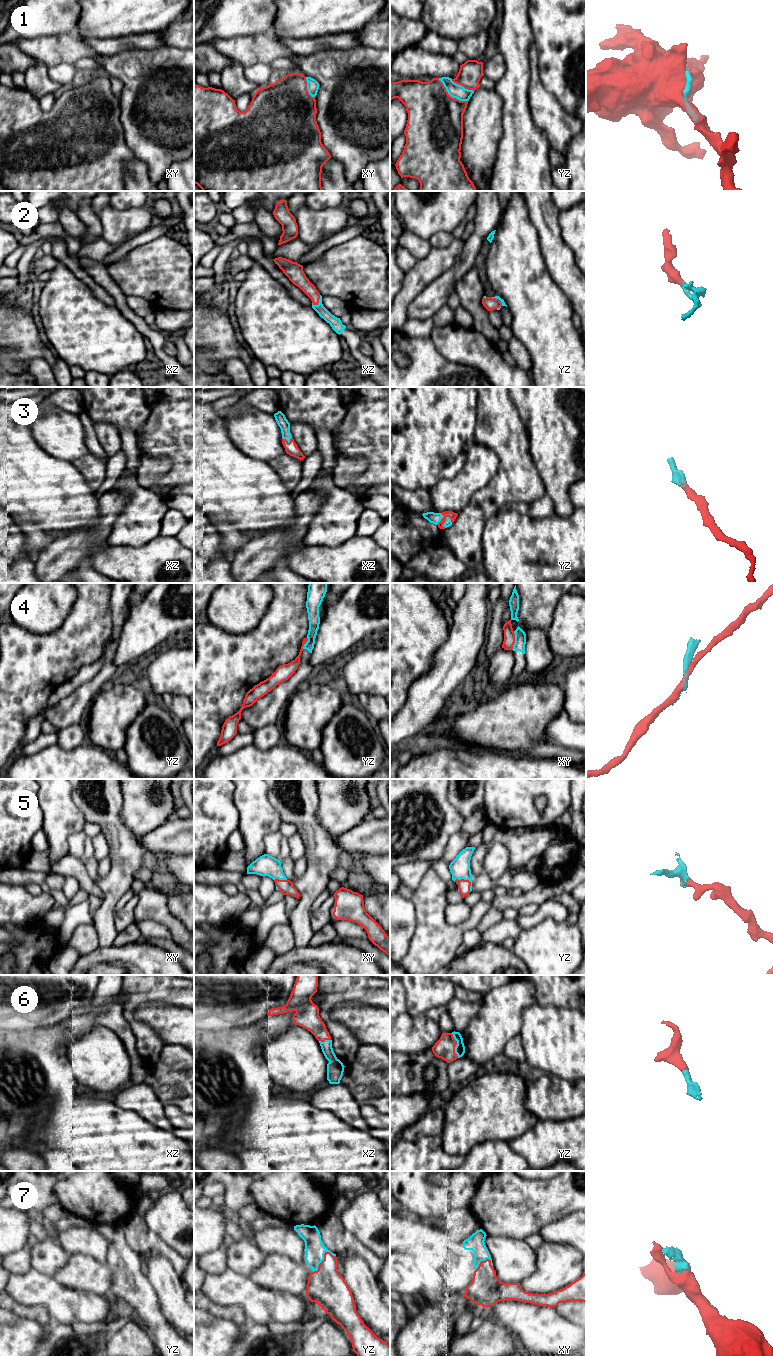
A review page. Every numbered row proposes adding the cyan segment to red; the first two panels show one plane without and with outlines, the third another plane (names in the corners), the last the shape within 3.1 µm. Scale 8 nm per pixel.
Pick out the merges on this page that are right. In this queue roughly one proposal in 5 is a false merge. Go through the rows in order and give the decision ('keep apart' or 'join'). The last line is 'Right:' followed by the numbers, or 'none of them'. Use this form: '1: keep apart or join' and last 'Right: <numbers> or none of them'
1: keep apart
2: join
3: join
4: keep apart
5: join
6: join
7: join
Right: 2, 3, 5, 6, 7

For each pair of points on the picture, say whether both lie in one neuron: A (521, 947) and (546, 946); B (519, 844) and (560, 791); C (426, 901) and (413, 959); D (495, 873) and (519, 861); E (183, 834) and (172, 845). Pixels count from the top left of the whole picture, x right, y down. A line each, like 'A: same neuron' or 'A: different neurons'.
A: same neuron
B: different neurons
C: same neuron
D: different neurons
E: same neuron

